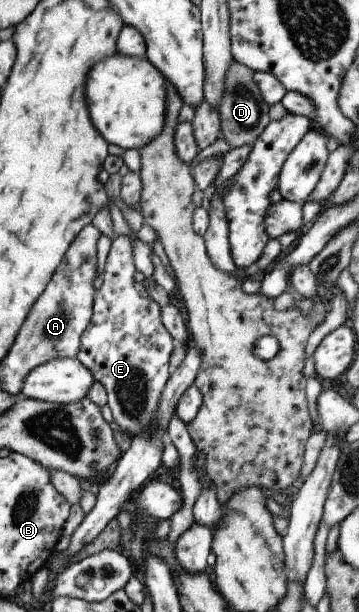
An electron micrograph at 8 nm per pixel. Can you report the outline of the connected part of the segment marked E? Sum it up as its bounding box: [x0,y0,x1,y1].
[77,236,176,436]

